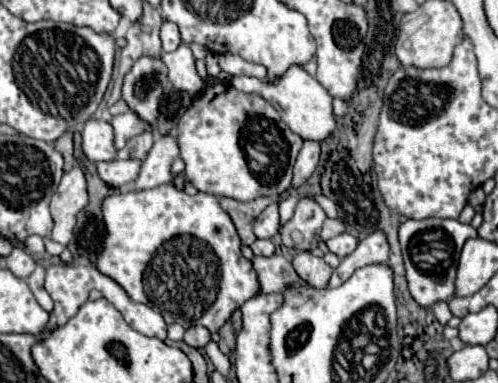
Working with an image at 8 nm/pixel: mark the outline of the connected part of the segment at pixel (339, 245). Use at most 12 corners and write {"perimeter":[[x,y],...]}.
{"perimeter":[[347,232],[327,240],[339,258],[349,256],[359,240]]}

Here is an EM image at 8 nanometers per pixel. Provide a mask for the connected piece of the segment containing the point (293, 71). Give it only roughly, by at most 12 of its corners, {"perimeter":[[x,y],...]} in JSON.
{"perimeter":[[293,64],[275,82],[235,76],[305,140],[335,128],[329,92]]}

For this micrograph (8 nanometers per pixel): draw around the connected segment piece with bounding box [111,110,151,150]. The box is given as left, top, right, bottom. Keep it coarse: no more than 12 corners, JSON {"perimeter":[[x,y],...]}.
{"perimeter":[[131,112],[113,116],[115,148],[121,150],[131,136],[151,126]]}

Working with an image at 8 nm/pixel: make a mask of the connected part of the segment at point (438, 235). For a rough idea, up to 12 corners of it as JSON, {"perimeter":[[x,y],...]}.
{"perimeter":[[451,218],[399,226],[409,292],[453,298],[459,252],[477,238]]}

